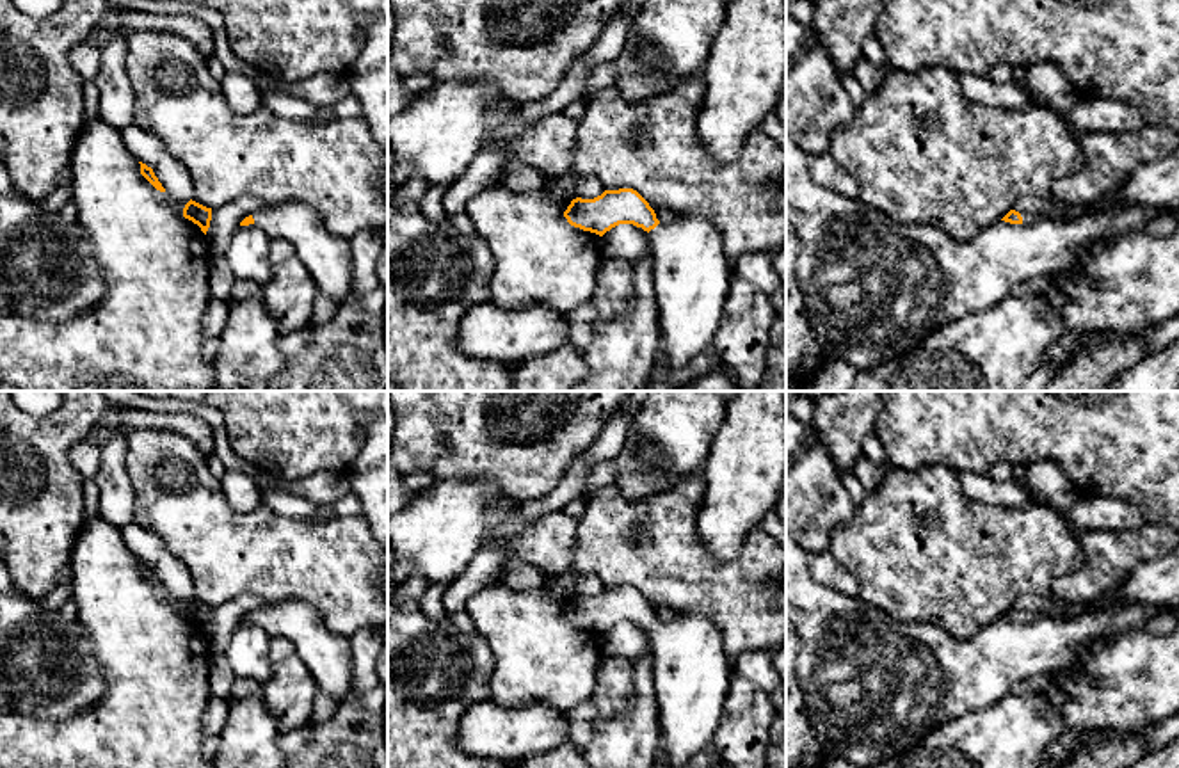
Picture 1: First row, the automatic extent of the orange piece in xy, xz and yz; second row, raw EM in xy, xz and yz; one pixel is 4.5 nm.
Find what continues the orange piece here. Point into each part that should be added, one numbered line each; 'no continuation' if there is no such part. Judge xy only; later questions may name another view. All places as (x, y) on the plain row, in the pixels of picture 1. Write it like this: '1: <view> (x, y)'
1: xy (328, 656)

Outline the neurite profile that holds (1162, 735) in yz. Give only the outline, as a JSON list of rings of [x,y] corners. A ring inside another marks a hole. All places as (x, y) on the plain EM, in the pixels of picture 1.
[[[1179,713],[1168,716],[1163,724],[1154,725],[1147,736],[1147,752],[1156,752],[1179,738]]]

